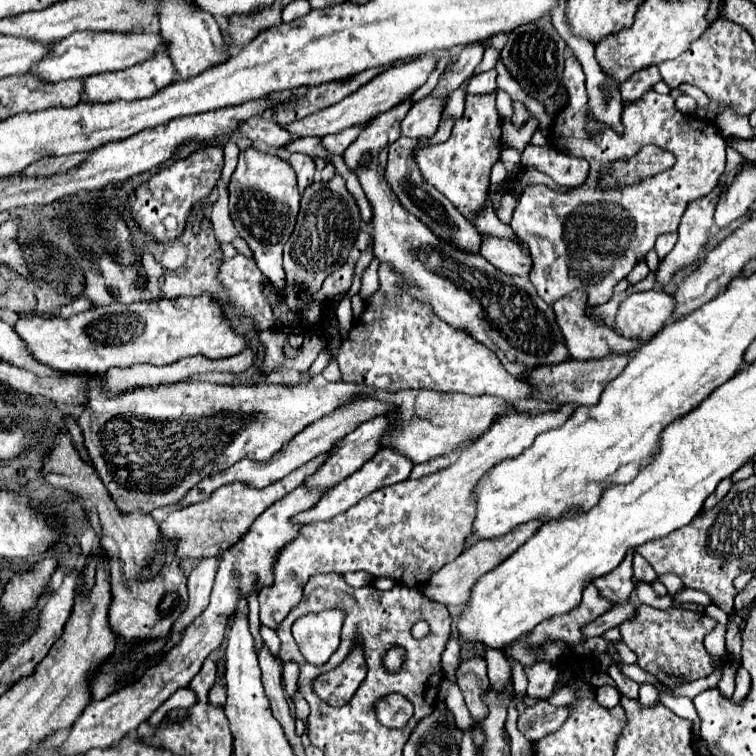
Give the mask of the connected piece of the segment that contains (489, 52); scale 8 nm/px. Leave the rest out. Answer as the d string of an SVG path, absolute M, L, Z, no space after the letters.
M490 45L490 47L486 49L484 59L482 59L482 63L478 65L476 73L478 73L478 71L488 71L488 69L492 69L492 67L496 65L496 61L498 61L498 59L500 59L500 51L498 51L494 45Z

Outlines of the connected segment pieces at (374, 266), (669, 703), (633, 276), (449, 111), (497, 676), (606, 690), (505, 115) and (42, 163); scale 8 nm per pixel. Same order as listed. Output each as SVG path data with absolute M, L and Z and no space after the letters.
M374 257L362 278L361 289L359 295L366 301L379 288L378 268L380 261Z
M659 692L662 704L668 707L676 715L688 719L693 723L694 734L698 734L700 730L700 718L696 712L692 699L686 696L672 697L664 692Z
M640 261L640 263L638 263L638 265L636 265L636 267L632 269L632 271L630 271L630 275L628 275L626 279L628 279L628 281L630 281L632 285L634 285L634 283L638 283L638 281L642 281L642 279L644 279L644 277L646 277L648 273L650 273L650 269L648 269L648 265L646 265L644 261Z
M464 85L460 89L456 89L452 95L450 95L450 101L444 109L444 115L442 115L442 121L458 121L460 119L460 113L464 111Z
M486 647L484 649L484 659L488 663L488 679L492 681L492 687L494 689L504 689L504 685L512 679L512 673L510 673L510 665L504 657L502 651L498 649L492 649L492 647Z
M602 685L602 687L598 687L596 689L596 701L602 705L602 707L614 707L614 705L618 705L618 691L616 691L616 687L612 687L612 685Z
M501 89L497 90L496 107L500 117L505 122L510 122L513 114L512 99L509 97L510 96L505 91L502 91Z
M84 153L84 155L66 155L66 157L40 159L40 161L32 163L32 167L26 167L20 175L24 175L24 177L56 175L56 173L60 173L60 171L68 171L68 169L72 169L76 163L82 163L86 157L88 157L88 153Z

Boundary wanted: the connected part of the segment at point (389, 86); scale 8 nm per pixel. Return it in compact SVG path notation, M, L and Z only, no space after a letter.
M422 55L422 57L406 61L402 65L394 65L390 69L382 71L380 75L376 75L370 83L366 83L364 87L360 87L352 95L344 97L340 103L336 103L336 105L332 105L332 107L328 107L324 111L318 111L316 115L308 115L308 119L300 119L296 123L290 123L284 129L288 129L290 133L294 133L298 137L306 137L306 135L322 137L322 135L328 135L328 133L340 133L342 129L354 127L358 123L366 123L374 115L378 115L382 111L388 111L390 107L404 101L406 95L412 95L414 91L418 91L426 83L428 75L436 69L436 63L438 63L436 55Z

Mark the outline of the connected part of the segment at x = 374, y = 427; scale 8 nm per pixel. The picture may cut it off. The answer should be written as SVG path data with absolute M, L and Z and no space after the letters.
M374 417L358 425L352 433L332 445L326 453L326 461L308 475L308 479L304 479L304 485L308 489L332 489L336 483L344 481L380 449L380 435L384 433L384 427L388 427L384 417Z

